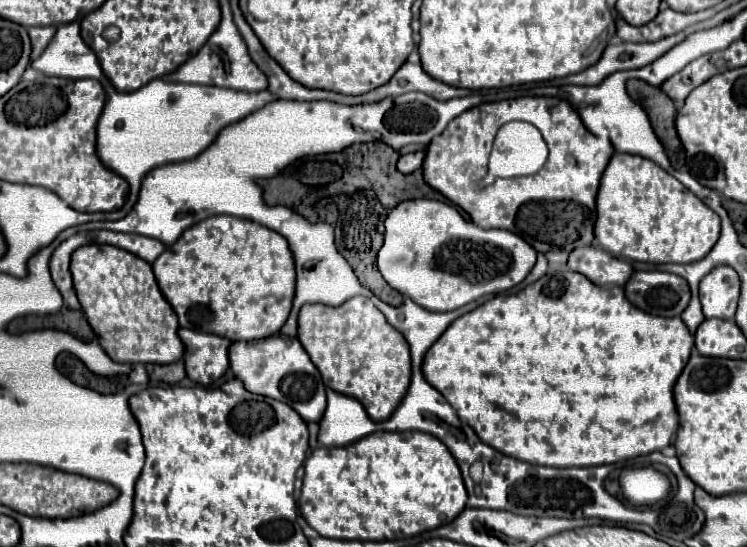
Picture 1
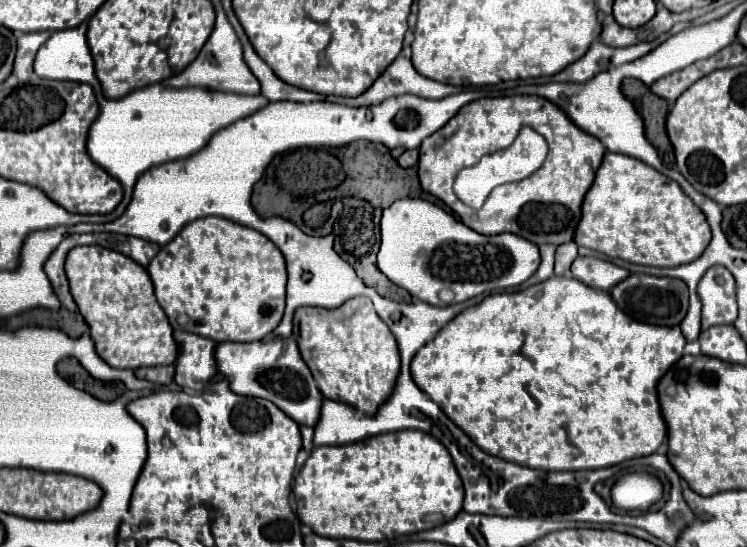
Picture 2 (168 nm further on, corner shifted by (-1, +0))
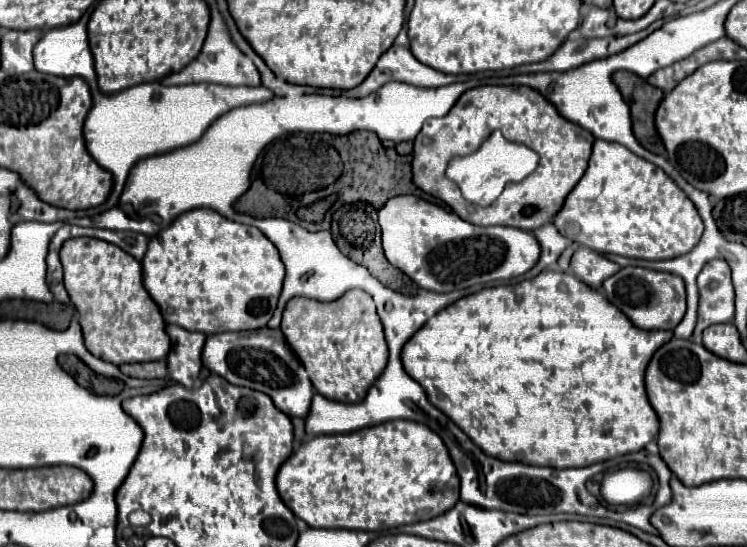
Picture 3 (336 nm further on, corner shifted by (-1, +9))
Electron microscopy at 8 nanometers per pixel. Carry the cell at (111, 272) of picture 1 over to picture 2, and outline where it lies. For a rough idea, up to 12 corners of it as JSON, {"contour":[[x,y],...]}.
{"contour":[[101,245],[67,253],[71,295],[115,369],[175,363],[147,271]]}

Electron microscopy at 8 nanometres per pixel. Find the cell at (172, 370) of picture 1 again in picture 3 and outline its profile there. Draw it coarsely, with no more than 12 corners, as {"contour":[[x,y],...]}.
{"contour":[[167,362],[123,364],[123,374],[135,378],[167,376]]}

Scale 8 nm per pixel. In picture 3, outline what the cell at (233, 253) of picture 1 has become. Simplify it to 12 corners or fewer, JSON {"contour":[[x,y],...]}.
{"contour":[[211,208],[151,238],[165,322],[267,326],[285,278],[267,236]]}

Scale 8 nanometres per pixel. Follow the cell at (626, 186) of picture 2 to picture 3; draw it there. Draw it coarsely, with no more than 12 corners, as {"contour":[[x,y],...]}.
{"contour":[[595,140],[555,226],[591,250],[683,256],[703,236],[687,194]]}

